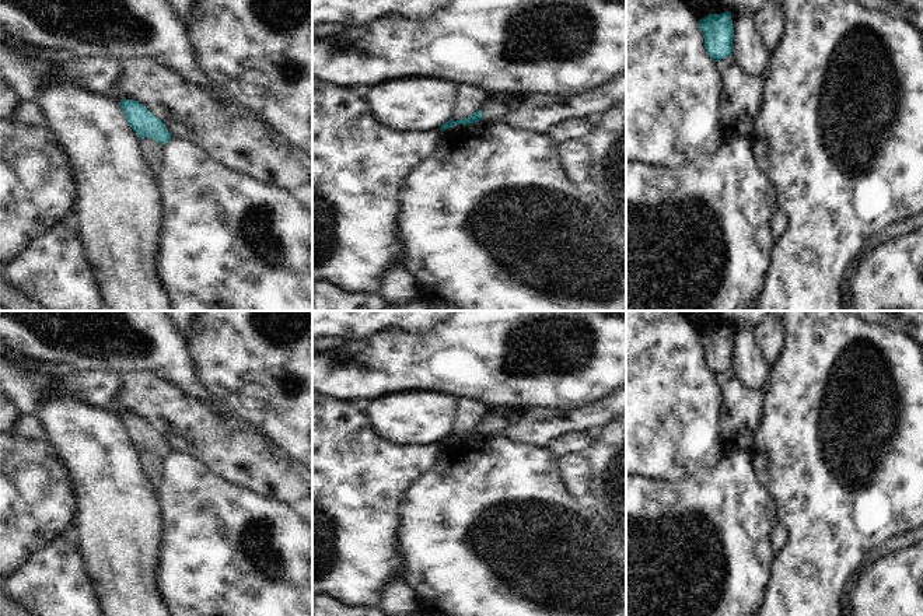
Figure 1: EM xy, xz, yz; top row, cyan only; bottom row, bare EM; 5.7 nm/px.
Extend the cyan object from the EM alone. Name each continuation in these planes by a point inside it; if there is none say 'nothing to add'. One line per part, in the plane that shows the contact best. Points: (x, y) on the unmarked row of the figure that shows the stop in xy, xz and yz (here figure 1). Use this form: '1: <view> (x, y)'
nothing to add

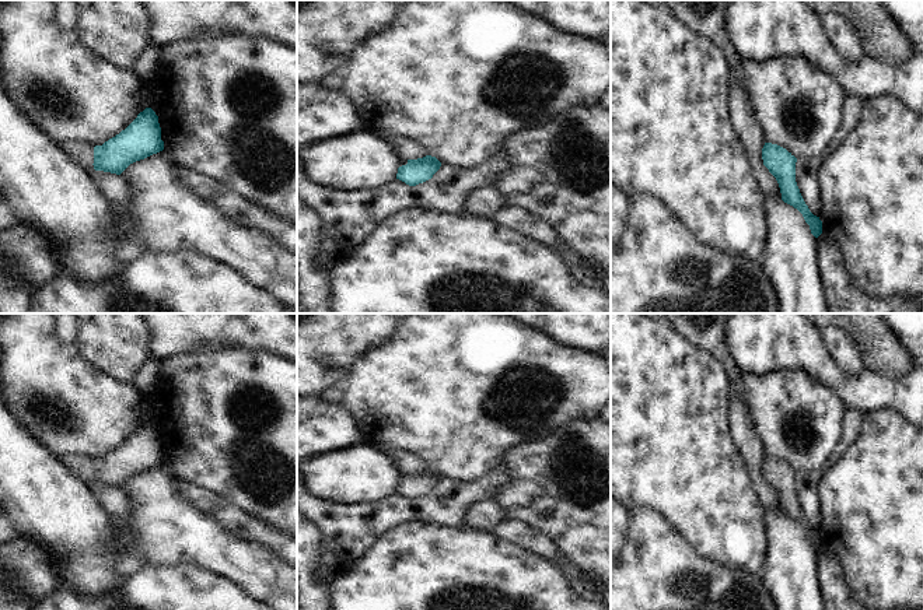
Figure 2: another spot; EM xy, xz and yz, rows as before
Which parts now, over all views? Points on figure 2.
1: xy (83, 467)

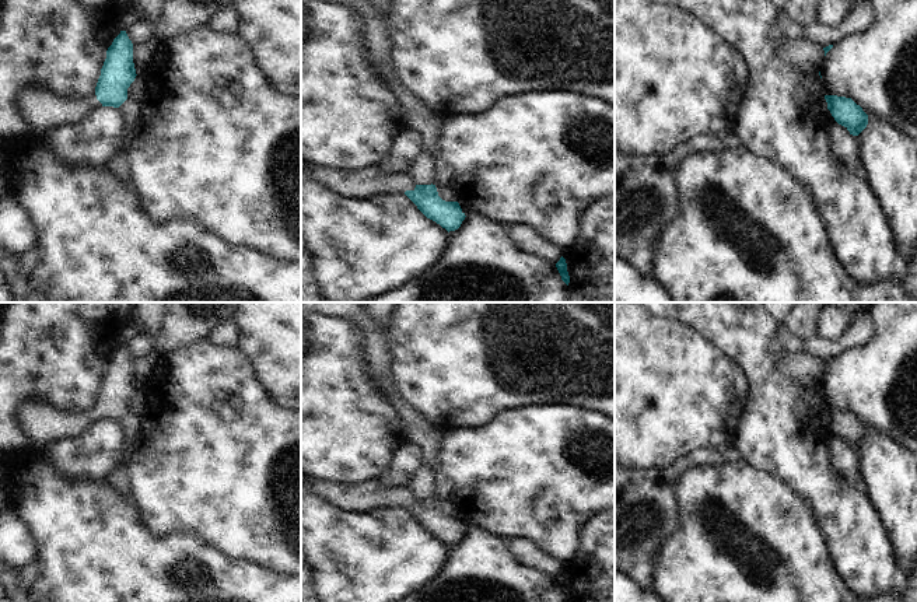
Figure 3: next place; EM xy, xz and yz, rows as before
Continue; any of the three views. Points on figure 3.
1: xy (41, 423)

